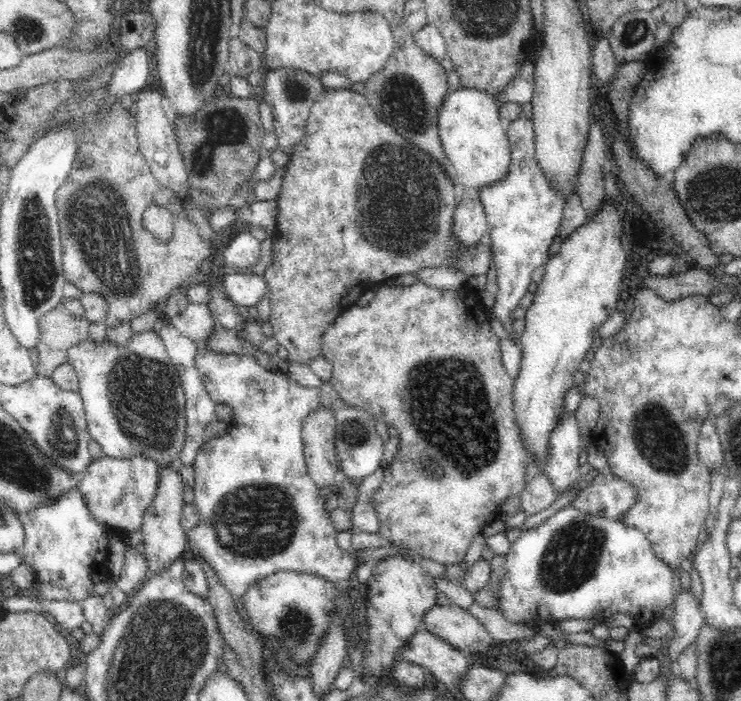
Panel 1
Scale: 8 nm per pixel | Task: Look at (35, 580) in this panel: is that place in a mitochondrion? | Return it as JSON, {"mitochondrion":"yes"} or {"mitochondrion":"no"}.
{"mitochondrion":"no"}

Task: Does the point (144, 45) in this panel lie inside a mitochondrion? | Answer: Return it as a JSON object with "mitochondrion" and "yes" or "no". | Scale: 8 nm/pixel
{"mitochondrion":"no"}

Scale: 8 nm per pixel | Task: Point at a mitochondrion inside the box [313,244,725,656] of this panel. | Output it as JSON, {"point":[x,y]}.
{"point":[450,409]}

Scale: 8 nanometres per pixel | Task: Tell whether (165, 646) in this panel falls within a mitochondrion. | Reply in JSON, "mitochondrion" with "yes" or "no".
{"mitochondrion":"yes"}

